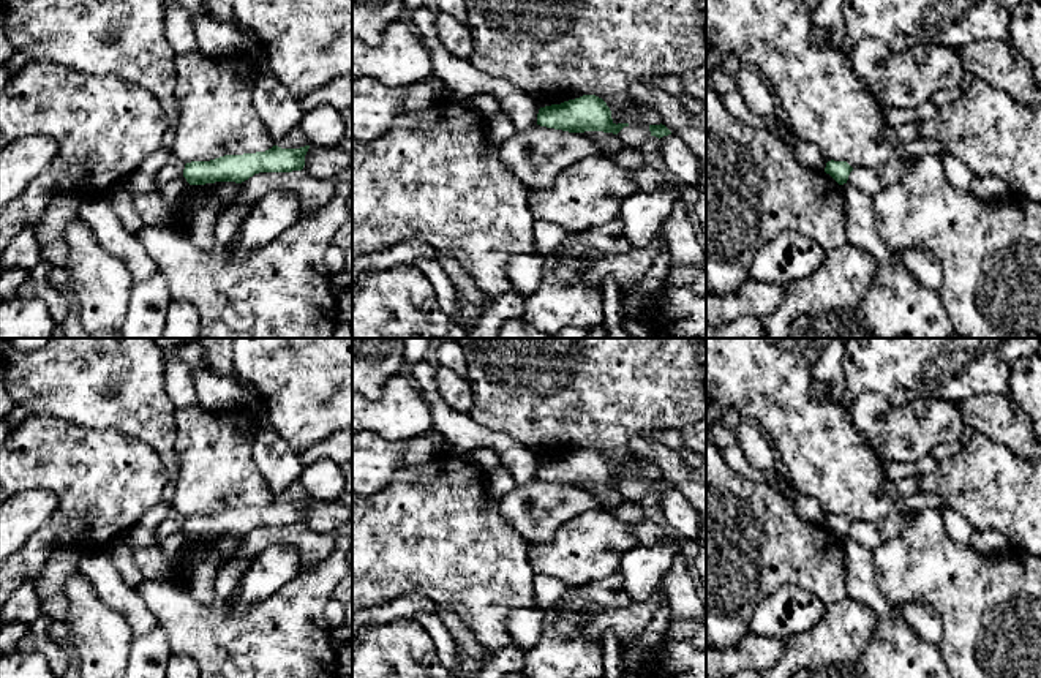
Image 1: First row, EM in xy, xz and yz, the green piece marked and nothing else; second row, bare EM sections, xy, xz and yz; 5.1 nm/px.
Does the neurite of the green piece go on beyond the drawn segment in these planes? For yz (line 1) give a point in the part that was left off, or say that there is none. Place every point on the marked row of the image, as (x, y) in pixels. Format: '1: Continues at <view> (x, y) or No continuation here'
1: No continuation here

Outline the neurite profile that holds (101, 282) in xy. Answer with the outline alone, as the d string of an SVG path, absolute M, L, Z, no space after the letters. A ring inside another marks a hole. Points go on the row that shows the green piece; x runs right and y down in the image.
M81 218L65 226L70 247L68 288L81 305L82 327L90 333L122 330L128 316L128 303L134 286L126 266L104 250Z

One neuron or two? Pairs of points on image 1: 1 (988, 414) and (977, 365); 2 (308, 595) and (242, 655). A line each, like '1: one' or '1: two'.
1: two
2: one

